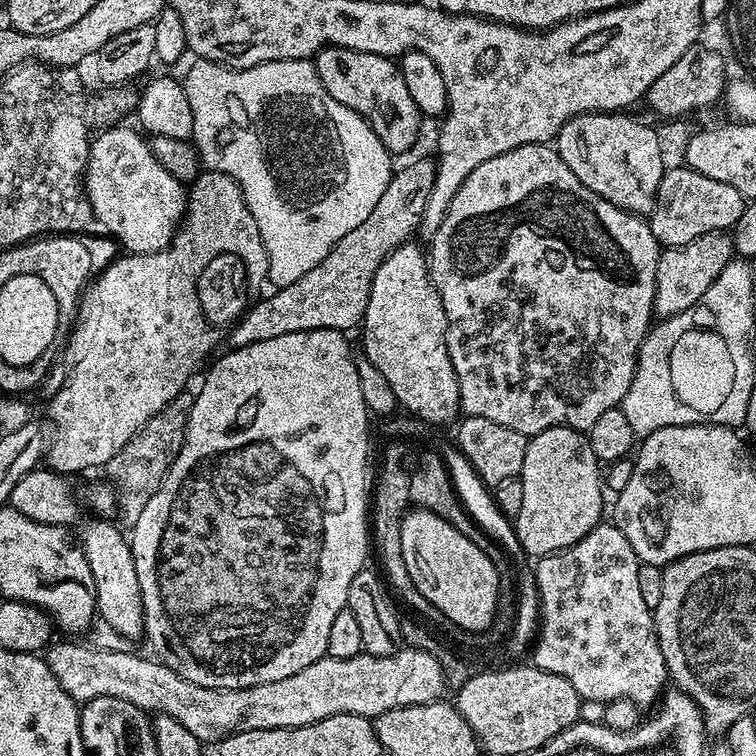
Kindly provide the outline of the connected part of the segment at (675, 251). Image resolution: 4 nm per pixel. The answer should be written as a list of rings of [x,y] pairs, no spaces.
[[[728,232],[702,234],[702,238],[694,238],[694,242],[686,242],[686,246],[663,249],[658,258],[653,313],[657,317],[667,318],[682,314],[682,310],[690,310],[690,306],[697,304],[702,294],[710,290],[714,278],[718,278],[718,274],[726,270],[732,259],[734,259],[734,249],[732,237]]]

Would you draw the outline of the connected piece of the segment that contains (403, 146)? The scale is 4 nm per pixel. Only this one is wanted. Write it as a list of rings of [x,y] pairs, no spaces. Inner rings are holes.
[[[323,48],[316,53],[314,63],[322,86],[326,86],[326,94],[330,94],[334,102],[350,106],[350,110],[368,121],[389,153],[408,152],[415,146],[420,136],[422,113],[414,98],[410,98],[410,90],[406,90],[406,82],[402,82],[400,66],[395,59],[349,48]]]

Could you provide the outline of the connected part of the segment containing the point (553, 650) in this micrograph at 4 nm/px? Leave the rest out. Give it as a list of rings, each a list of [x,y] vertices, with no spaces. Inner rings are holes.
[[[601,522],[596,525],[594,530],[590,530],[590,534],[586,534],[586,538],[574,542],[574,546],[564,548],[561,552],[552,552],[549,556],[539,557],[535,564],[534,571],[540,591],[540,620],[538,635],[535,637],[534,647],[530,652],[531,663],[544,672],[558,674],[562,678],[566,678],[566,682],[570,682],[570,686],[574,686],[574,690],[580,695],[581,700],[597,700],[603,704],[609,704],[612,700],[629,700],[641,706],[655,705],[661,699],[662,693],[669,683],[668,671],[666,670],[666,662],[662,658],[660,643],[656,637],[653,609],[646,606],[646,601],[642,599],[638,587],[640,559],[634,554],[630,542],[626,542],[626,534],[622,534],[622,530],[617,528],[615,523]]]

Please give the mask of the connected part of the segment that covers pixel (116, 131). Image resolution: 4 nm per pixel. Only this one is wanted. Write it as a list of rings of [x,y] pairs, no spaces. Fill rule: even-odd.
[[[108,126],[97,140],[95,137],[91,141],[82,191],[90,202],[95,223],[100,223],[125,253],[161,252],[183,221],[185,185],[158,163],[148,140],[135,127],[116,127],[120,126]]]

